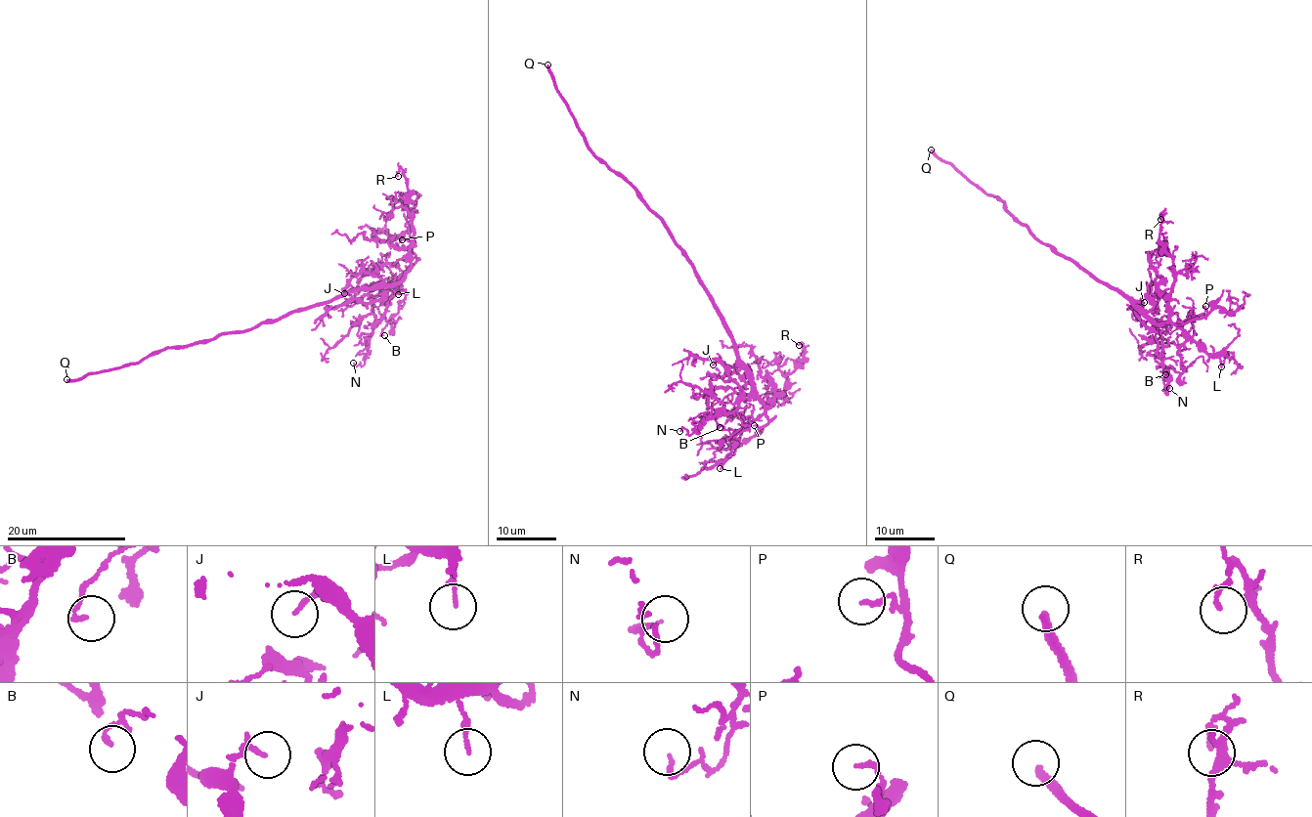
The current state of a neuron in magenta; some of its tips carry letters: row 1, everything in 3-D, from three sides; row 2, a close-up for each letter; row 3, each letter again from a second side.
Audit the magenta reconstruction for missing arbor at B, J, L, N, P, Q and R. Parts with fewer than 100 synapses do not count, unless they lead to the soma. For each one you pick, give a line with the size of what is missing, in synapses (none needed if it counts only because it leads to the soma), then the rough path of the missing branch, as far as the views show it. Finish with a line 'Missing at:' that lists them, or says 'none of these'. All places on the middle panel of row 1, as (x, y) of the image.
Q: 200 syn
Missing at: Q

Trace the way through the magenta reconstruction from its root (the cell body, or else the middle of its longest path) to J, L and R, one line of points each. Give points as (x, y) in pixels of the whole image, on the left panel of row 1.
J: (302, 308), (361, 286), (365, 288), (374, 283), (389, 288), (380, 298), (367, 303), (344, 293)
L: (302, 308), (361, 286), (387, 286), (399, 281), (409, 270), (398, 279), (402, 284), (398, 294)
R: (302, 308), (361, 286), (387, 286), (410, 268), (410, 192), (400, 169), (398, 176)

